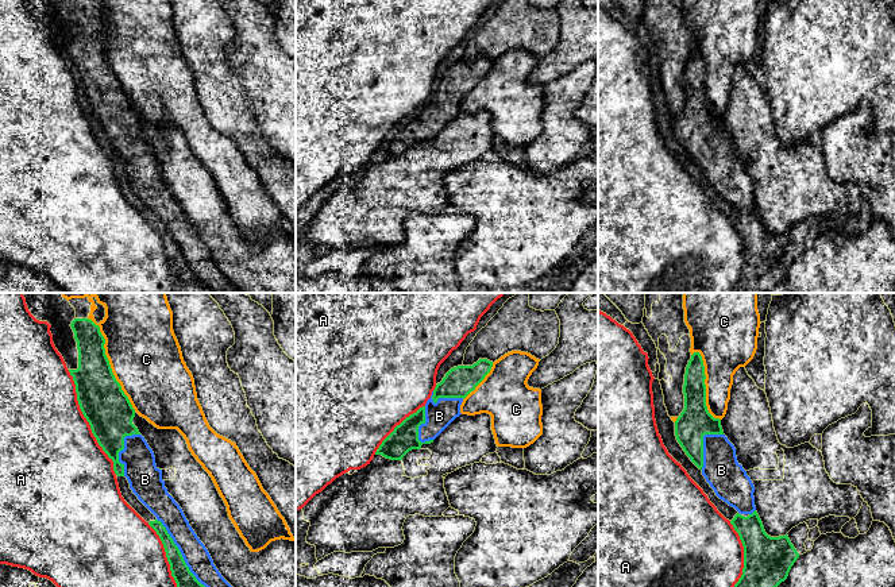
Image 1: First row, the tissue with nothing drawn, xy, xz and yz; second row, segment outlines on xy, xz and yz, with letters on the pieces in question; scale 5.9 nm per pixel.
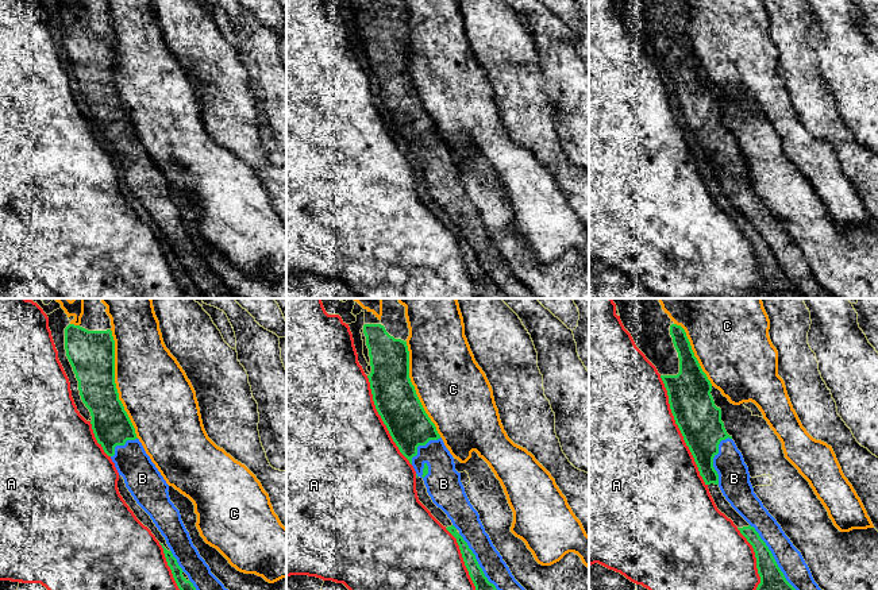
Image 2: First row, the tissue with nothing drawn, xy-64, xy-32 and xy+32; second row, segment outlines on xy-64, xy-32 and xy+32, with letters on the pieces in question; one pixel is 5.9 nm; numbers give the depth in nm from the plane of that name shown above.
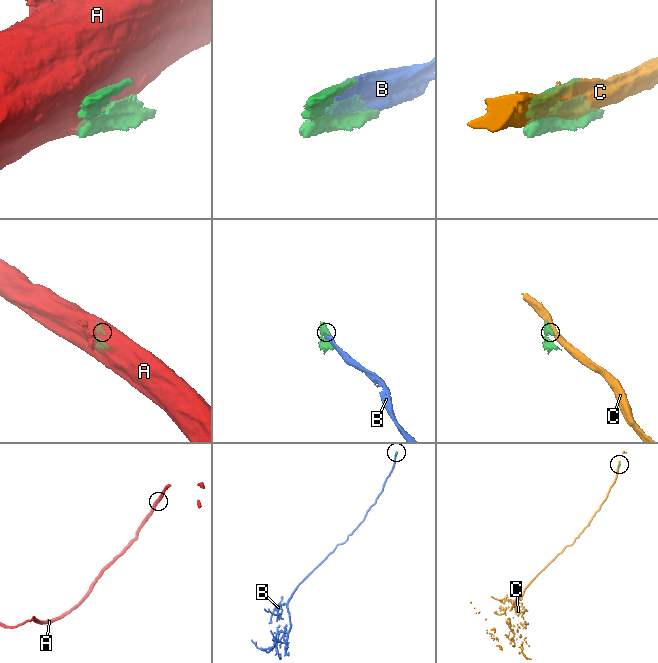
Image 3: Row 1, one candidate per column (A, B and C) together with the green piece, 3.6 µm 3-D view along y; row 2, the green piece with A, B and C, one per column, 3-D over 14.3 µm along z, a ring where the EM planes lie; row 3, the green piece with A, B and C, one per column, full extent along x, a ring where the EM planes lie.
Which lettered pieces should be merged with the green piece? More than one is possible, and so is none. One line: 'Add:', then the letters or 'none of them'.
Add: B

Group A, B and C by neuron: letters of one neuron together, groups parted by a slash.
A / B / C

